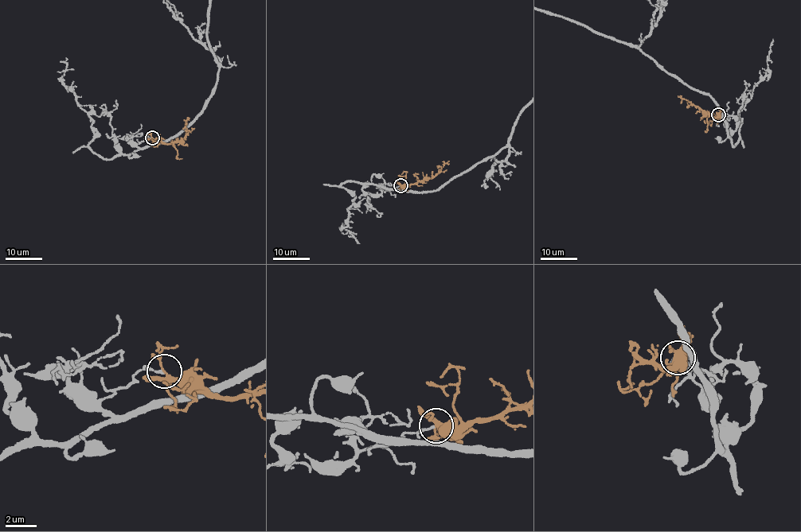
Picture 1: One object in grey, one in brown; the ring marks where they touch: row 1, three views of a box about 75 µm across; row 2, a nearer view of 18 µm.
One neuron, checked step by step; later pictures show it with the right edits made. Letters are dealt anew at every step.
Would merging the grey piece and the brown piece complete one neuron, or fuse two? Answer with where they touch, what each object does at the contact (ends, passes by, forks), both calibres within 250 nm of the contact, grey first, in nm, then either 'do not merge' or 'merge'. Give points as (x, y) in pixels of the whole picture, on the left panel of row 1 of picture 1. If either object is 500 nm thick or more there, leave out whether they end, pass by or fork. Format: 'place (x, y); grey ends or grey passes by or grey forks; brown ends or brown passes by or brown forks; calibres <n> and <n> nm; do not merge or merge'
place (152, 137); grey ends; brown forks; calibres 130 and 200 nm; do not merge

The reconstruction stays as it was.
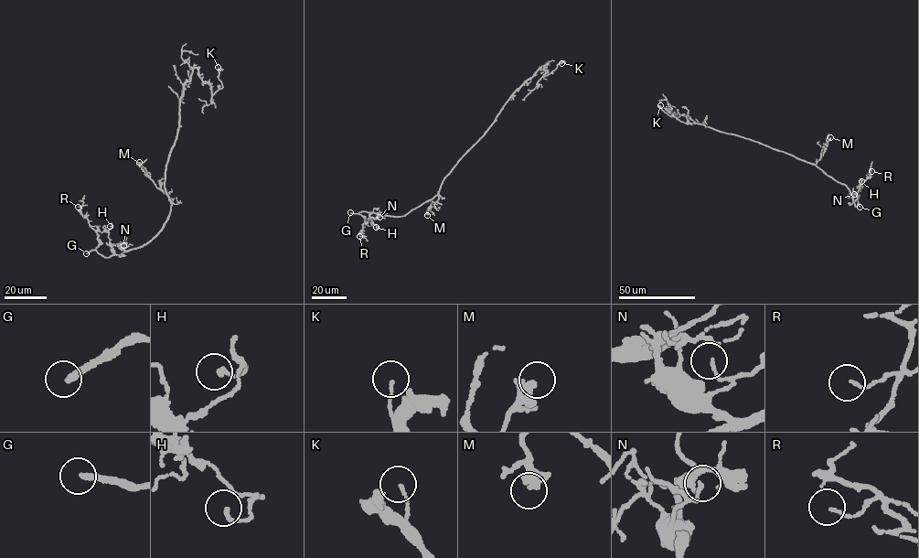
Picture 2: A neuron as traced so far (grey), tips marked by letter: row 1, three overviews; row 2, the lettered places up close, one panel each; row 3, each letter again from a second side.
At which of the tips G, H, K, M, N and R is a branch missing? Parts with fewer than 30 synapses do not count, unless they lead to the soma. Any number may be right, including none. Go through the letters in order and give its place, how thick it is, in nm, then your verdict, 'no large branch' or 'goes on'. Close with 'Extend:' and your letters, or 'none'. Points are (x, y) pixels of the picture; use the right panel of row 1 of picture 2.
G: (860, 207) | 240 nm | goes on
H: (861, 181) | 180 nm | no large branch
K: (660, 105) | 100 nm | goes on
M: (830, 137) | 360 nm | no large branch
N: (854, 194) | 110 nm | no large branch
R: (871, 171) | 90 nm | no large branch
Extend: G, K

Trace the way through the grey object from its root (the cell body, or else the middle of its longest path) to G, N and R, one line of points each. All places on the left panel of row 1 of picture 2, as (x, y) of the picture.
G: (165, 167), (165, 187), (172, 204), (156, 234), (143, 245), (119, 254), (105, 257), (94, 250), (86, 253)
N: (165, 167), (165, 187), (172, 204), (166, 220), (156, 234), (144, 244), (125, 251), (123, 245)
R: (165, 167), (171, 209), (162, 229), (140, 246), (116, 254), (108, 232), (95, 230), (78, 207)

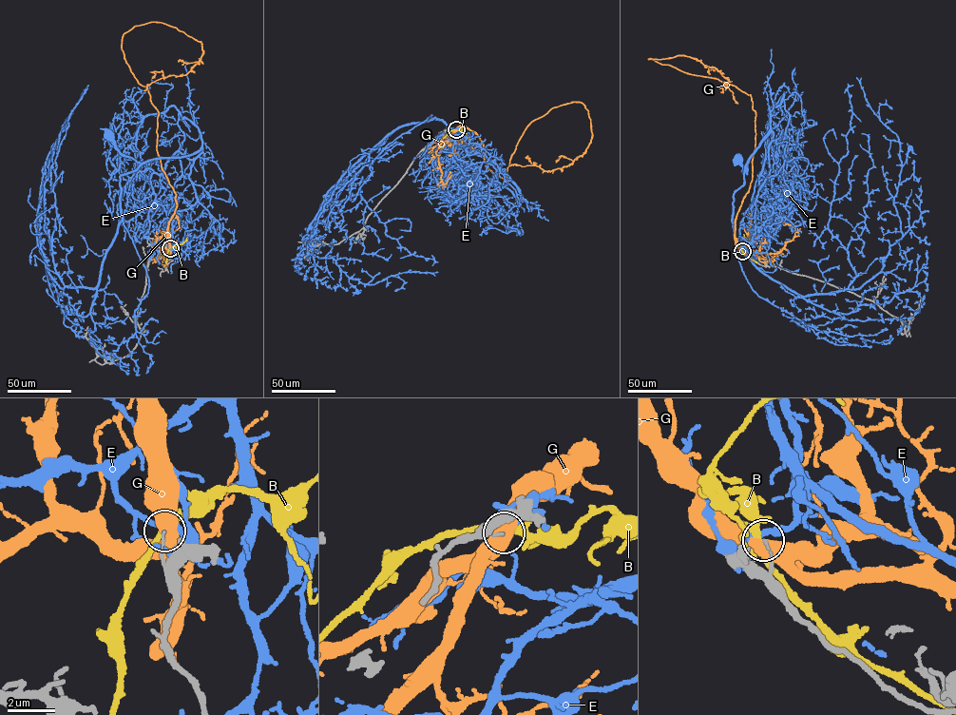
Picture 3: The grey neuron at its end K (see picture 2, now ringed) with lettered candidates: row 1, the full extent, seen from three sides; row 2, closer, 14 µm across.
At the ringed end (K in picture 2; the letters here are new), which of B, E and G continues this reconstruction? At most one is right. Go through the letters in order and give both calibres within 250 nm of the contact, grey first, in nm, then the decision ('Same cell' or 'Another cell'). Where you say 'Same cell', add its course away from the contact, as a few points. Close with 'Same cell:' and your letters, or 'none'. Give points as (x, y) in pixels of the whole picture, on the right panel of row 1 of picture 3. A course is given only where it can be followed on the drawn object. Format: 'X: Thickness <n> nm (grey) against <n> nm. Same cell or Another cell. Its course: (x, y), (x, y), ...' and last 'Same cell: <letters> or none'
B: Thickness 110 nm (grey) against 180 nm. Another cell
E: Thickness 100 nm (grey) against 220 nm. Another cell
G: Thickness 120 nm (grey) against 600 nm. Another cell
Same cell: none

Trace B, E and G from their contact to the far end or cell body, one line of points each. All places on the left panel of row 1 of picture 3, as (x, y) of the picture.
B: (169, 248), (185, 241), (187, 237)
E: (169, 248), (172, 214), (196, 202), (189, 173), (202, 148), (138, 162), (107, 136)
G: (170, 249), (177, 205), (157, 149), (159, 111), (122, 38), (155, 22), (202, 44), (186, 74), (143, 90)

